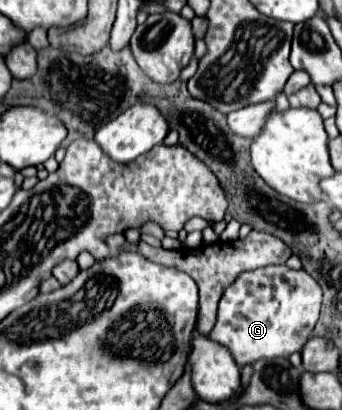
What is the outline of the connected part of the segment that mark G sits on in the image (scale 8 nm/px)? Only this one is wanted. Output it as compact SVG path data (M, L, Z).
M285 264L249 270L225 290L209 338L225 346L241 368L261 358L289 358L309 340L319 308L321 286L303 270L291 270Z

